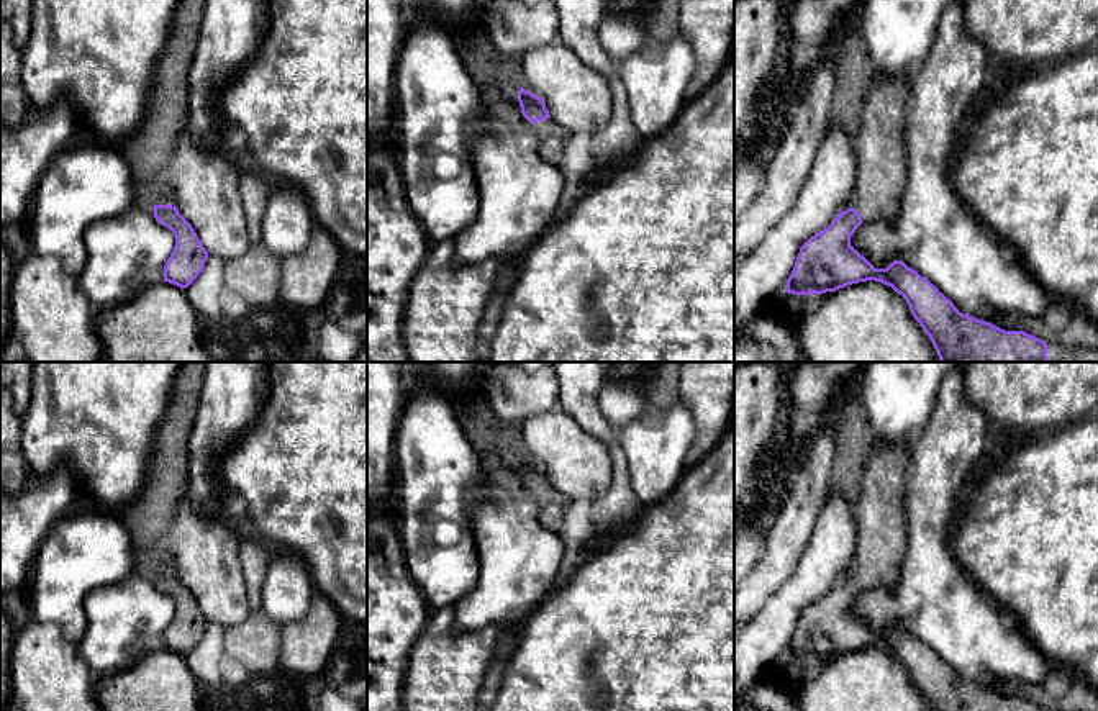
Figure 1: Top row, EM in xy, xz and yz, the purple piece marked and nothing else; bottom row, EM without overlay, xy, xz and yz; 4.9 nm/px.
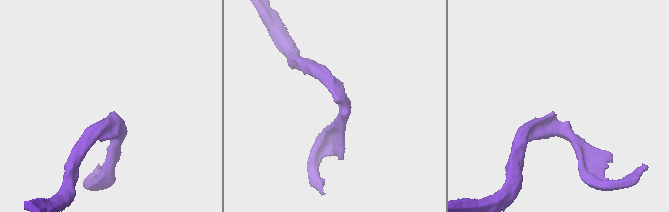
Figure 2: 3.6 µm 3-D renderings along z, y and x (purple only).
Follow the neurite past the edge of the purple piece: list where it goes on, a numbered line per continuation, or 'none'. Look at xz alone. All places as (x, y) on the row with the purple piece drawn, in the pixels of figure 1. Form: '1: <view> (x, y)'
1: xz (553, 138)

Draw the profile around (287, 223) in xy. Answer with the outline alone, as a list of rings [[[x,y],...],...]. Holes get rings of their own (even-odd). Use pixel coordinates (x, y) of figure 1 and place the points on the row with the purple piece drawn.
[[[284,182],[270,190],[262,218],[262,242],[280,260],[302,252],[310,239],[315,218],[306,195]]]

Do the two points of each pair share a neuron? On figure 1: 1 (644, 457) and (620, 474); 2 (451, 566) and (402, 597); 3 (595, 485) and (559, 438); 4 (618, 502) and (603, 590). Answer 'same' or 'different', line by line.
1: different
2: different
3: same
4: different

